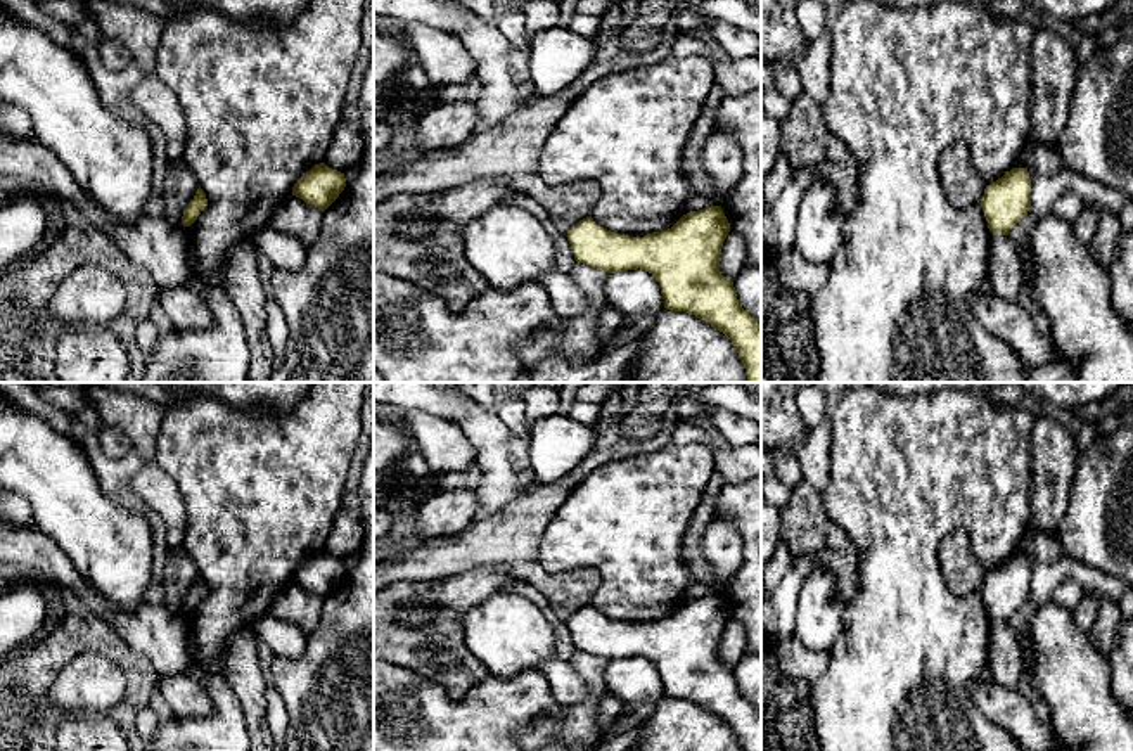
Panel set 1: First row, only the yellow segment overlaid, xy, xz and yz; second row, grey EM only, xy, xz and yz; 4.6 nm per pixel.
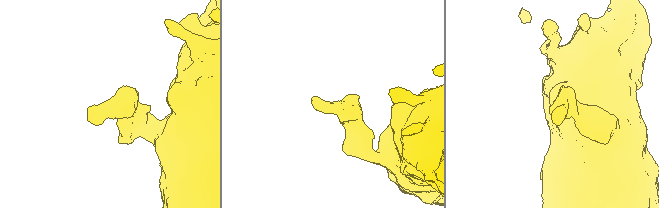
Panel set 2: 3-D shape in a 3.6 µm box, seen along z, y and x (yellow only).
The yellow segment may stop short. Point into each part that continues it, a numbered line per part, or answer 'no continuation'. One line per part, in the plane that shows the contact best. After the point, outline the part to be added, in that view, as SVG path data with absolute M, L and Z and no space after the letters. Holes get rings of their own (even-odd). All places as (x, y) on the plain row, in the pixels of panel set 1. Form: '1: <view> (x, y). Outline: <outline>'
no continuation

